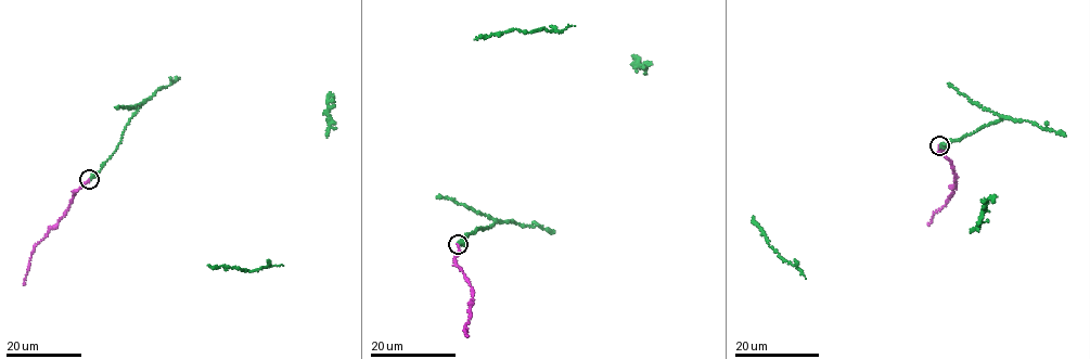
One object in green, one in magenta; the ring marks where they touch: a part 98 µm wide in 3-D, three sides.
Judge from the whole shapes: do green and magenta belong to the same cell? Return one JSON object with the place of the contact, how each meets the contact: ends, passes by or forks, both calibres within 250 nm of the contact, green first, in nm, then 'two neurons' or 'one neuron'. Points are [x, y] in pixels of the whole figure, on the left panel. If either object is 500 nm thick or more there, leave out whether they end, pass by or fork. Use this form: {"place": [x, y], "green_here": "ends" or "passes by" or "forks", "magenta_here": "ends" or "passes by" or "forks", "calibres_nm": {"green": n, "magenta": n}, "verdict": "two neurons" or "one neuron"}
{"place": [89, 179], "green_here": "ends", "magenta_here": "ends", "calibres_nm": {"green": 240, "magenta": 220}, "verdict": "one neuron"}

